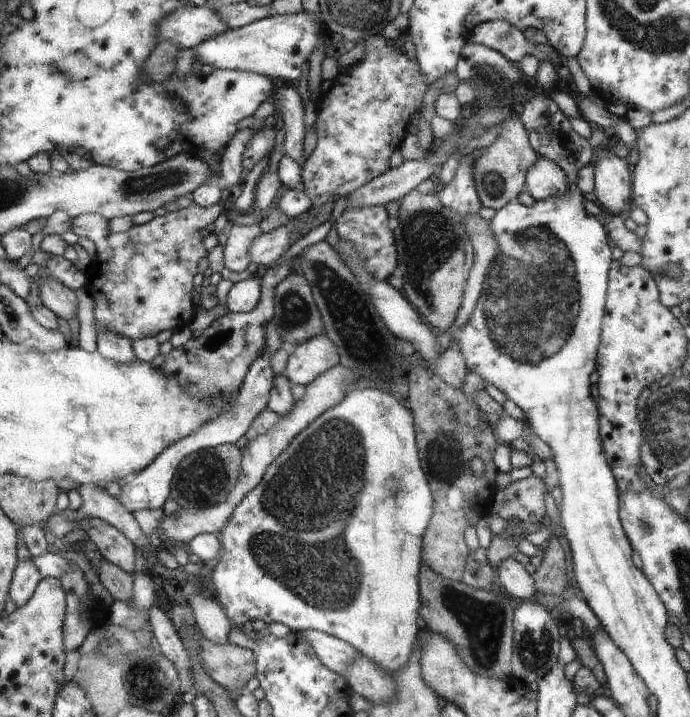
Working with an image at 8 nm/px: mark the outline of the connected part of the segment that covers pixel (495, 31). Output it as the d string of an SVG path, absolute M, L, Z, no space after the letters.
M486 21L475 26L475 29L468 35L468 42L482 45L498 52L511 60L513 63L519 63L526 55L532 56L532 44L524 37L520 29L511 26L506 21Z

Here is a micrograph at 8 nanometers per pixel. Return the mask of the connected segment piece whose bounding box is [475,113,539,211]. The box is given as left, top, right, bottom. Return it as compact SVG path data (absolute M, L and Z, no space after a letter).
M517 113L501 125L500 137L485 150L484 154L480 154L475 168L476 190L480 202L483 206L496 211L502 209L508 202L517 200L518 195L525 191L529 169L539 160L538 152L531 145L530 135Z

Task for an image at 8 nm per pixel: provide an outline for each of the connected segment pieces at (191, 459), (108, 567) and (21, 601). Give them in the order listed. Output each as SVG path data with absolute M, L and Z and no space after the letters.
M235 442L200 448L188 454L176 468L171 498L178 502L184 511L196 512L210 508L212 505L219 505L235 485L240 474L242 455Z
M105 558L105 563L102 569L96 569L100 576L100 580L106 589L114 596L115 600L121 600L124 602L132 602L134 600L134 576L127 570L124 570L121 566L114 564L112 561L108 561Z
M34 558L20 563L11 588L12 599L18 607L25 607L32 600L43 580L44 576Z

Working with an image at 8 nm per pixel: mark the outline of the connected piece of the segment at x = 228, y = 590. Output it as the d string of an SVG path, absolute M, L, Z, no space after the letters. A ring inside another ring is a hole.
M376 388L357 389L342 402L326 409L314 422L303 428L288 446L268 466L257 484L232 511L219 534L222 549L210 574L211 588L220 600L232 629L242 631L248 620L264 620L268 625L282 622L292 631L322 631L352 645L356 650L390 674L404 669L411 660L420 634L422 598L419 590L419 569L422 558L423 534L433 515L433 496L422 470L416 446L413 414L396 396ZM388 482L398 482L396 490L384 488Z

